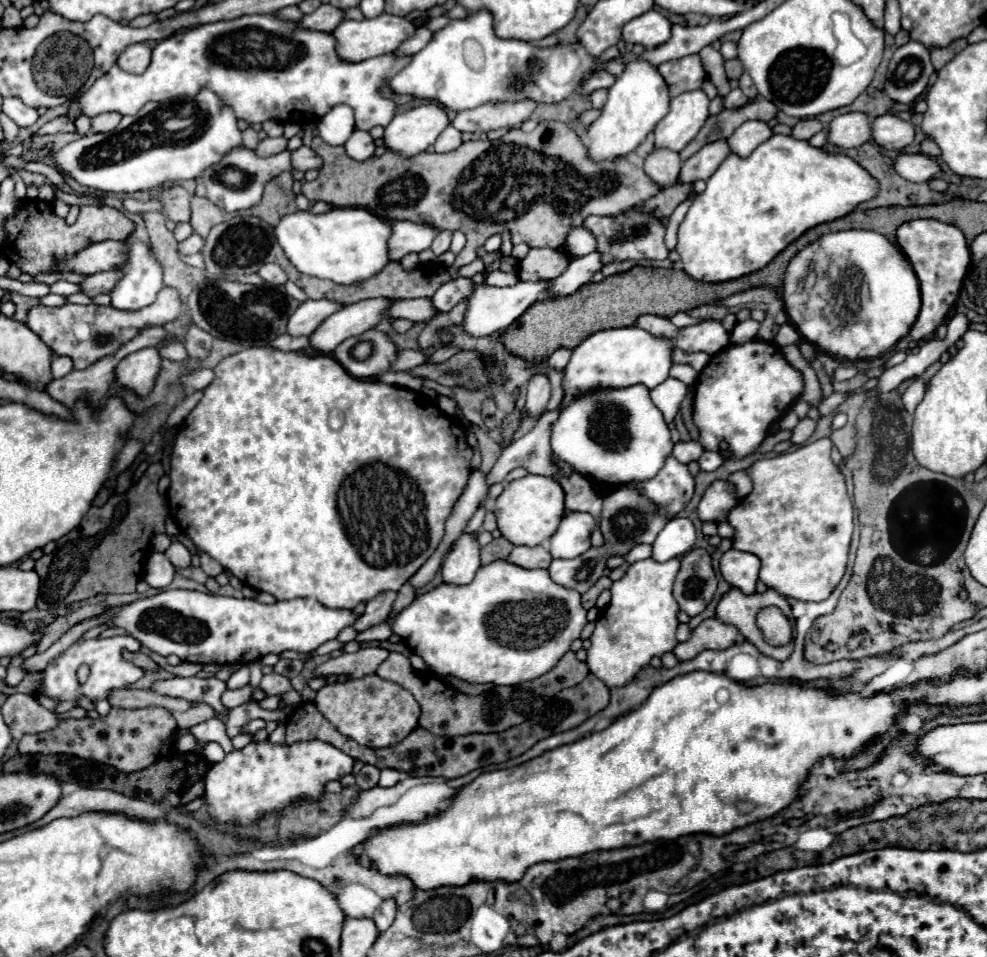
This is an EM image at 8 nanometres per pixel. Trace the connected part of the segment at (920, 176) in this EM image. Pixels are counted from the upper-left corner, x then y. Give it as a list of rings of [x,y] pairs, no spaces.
[[[900,154],[896,158],[896,172],[910,182],[928,182],[938,170],[940,164],[924,154]]]

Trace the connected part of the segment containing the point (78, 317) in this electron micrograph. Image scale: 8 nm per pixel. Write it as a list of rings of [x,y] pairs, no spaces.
[[[162,288],[156,296],[156,300],[140,310],[134,312],[120,312],[112,306],[80,306],[80,304],[66,304],[60,308],[48,308],[48,306],[34,306],[28,312],[28,328],[36,332],[54,354],[58,356],[70,356],[74,360],[74,368],[86,368],[94,364],[96,360],[110,356],[120,348],[124,342],[128,342],[136,332],[140,332],[144,326],[154,324],[162,326],[174,318],[178,318],[182,312],[182,298],[174,288]]]

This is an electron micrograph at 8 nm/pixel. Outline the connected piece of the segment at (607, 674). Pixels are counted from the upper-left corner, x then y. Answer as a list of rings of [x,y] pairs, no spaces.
[[[646,558],[634,562],[622,580],[614,582],[610,588],[612,600],[608,608],[604,608],[596,620],[596,630],[590,638],[588,648],[588,668],[594,676],[604,680],[608,688],[624,686],[640,672],[640,668],[650,664],[652,656],[662,656],[664,652],[672,652],[678,644],[676,628],[678,628],[678,604],[672,596],[672,584],[676,572],[680,570],[680,560],[672,558],[666,562],[656,562],[654,558]]]

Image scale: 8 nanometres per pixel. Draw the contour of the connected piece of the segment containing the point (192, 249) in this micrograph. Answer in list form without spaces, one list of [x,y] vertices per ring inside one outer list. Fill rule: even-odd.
[[[192,234],[178,244],[178,252],[180,254],[196,254],[202,250],[202,246],[204,246],[204,238],[200,238],[198,234]]]

